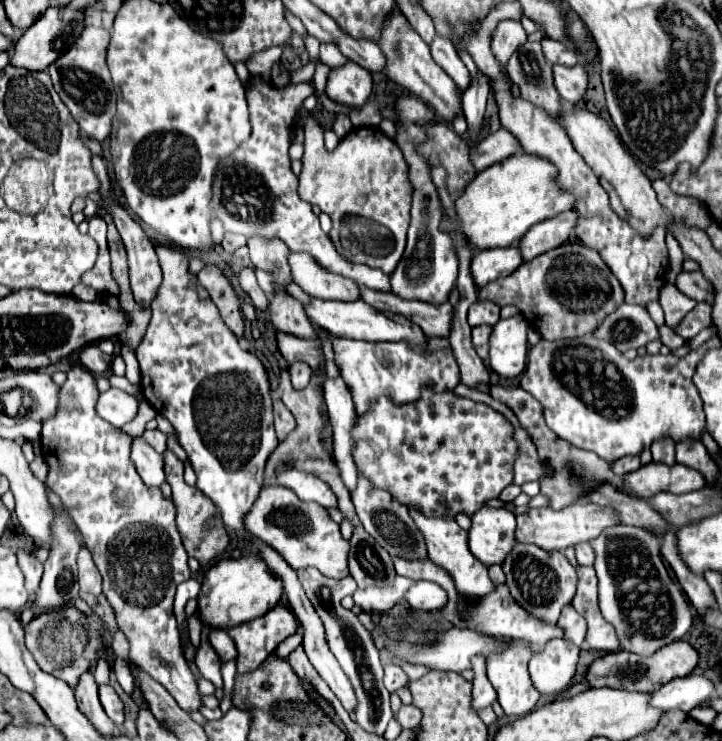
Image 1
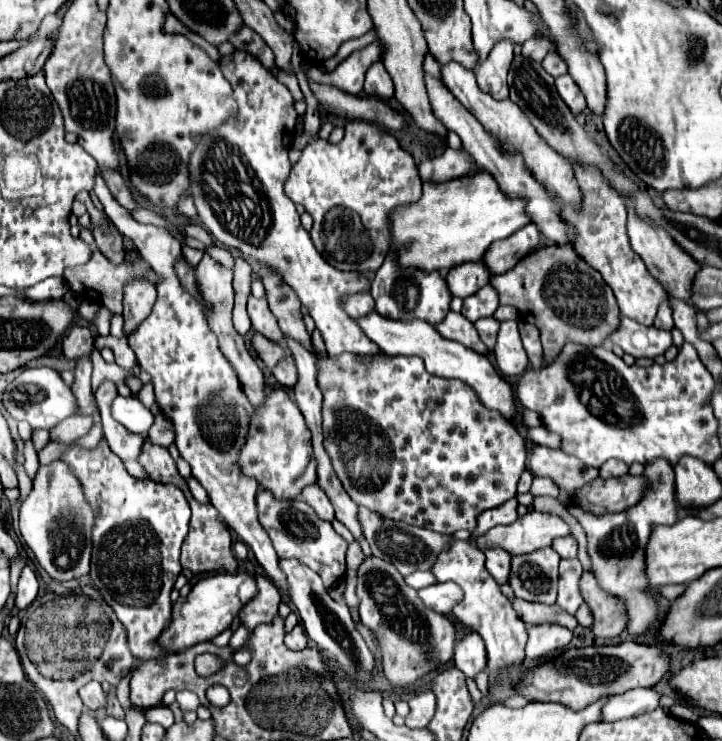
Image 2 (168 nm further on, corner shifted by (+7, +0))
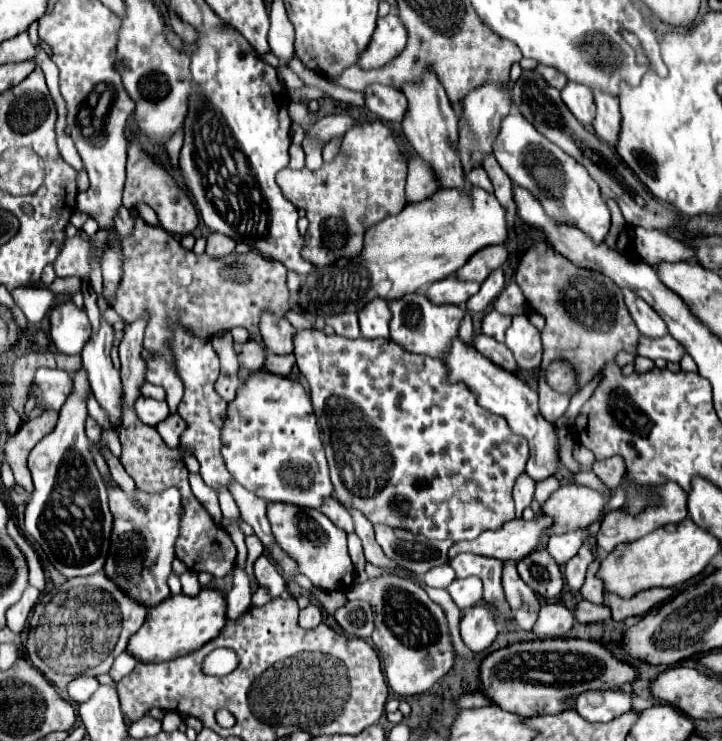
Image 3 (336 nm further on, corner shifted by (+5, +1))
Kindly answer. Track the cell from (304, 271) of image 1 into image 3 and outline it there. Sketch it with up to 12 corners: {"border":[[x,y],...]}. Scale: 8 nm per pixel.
{"border":[[384,299],[358,311],[362,335],[388,339],[390,311]]}

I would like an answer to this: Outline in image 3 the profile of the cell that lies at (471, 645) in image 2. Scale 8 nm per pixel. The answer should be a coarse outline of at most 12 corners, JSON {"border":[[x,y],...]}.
{"border":[[466,609],[462,641],[474,653],[488,651],[498,635],[492,609]]}

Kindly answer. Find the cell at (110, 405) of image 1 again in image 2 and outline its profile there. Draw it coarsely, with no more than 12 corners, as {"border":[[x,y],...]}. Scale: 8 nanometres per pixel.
{"border":[[116,396],[112,416],[142,436],[154,414],[134,396]]}

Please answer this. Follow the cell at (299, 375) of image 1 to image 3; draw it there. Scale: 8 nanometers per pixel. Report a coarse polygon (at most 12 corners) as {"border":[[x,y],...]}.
{"border":[[266,355],[270,373],[288,377],[296,359],[294,355]]}

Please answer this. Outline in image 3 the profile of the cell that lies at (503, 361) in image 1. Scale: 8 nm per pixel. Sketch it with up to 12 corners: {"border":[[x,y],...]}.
{"border":[[526,315],[512,317],[508,349],[518,369],[540,367],[542,343]]}

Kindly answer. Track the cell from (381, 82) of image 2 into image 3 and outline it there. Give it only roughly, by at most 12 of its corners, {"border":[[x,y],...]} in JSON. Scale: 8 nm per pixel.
{"border":[[372,83],[366,107],[384,121],[402,121],[406,97],[400,89]]}

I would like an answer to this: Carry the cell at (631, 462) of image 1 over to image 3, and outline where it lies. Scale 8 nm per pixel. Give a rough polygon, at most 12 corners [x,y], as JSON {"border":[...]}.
{"border":[[624,459],[596,461],[592,471],[612,491],[626,475]]}

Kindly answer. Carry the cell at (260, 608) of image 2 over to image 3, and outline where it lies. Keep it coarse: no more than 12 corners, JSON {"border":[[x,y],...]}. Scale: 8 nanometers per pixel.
{"border":[[260,555],[254,575],[272,599],[286,589],[276,565]]}

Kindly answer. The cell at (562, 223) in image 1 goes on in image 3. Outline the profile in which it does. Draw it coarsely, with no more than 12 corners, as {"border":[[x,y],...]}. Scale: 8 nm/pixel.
{"border":[[506,245],[480,249],[456,273],[484,281],[508,261]]}

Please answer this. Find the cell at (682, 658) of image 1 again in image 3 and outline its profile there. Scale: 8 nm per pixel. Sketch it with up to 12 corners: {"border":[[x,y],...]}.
{"border":[[572,637],[514,643],[480,665],[482,693],[522,717],[572,709],[638,669]]}

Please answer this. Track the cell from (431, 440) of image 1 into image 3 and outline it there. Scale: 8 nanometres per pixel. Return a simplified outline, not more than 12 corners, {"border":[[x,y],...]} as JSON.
{"border":[[296,329],[336,499],[472,541],[528,443],[444,363]]}

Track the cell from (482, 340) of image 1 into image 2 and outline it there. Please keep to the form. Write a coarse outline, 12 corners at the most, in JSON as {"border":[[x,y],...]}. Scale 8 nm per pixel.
{"border":[[496,318],[476,322],[482,342],[494,350],[500,322]]}

